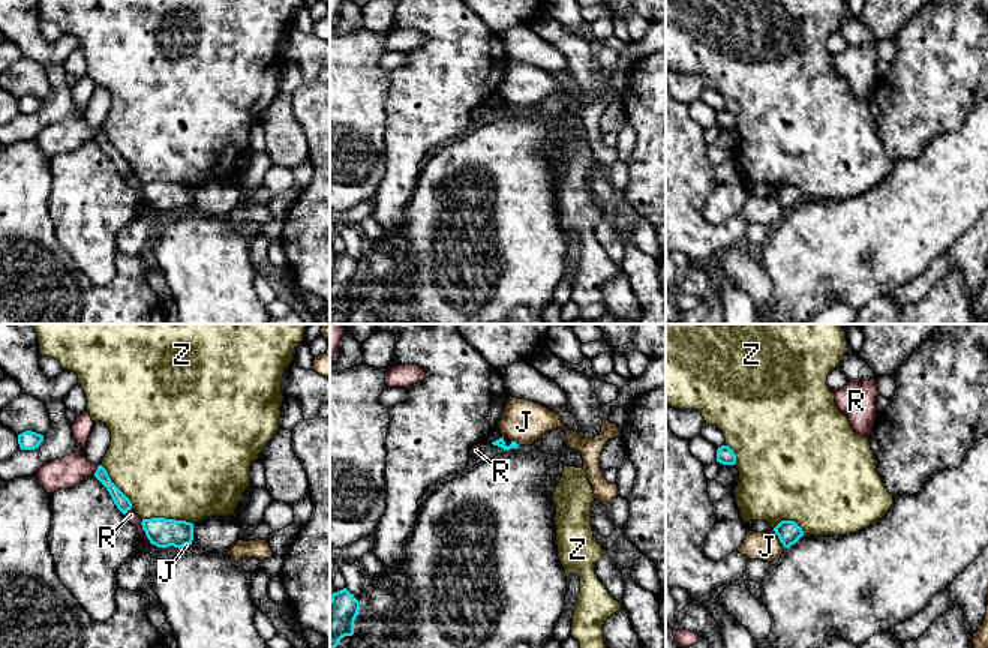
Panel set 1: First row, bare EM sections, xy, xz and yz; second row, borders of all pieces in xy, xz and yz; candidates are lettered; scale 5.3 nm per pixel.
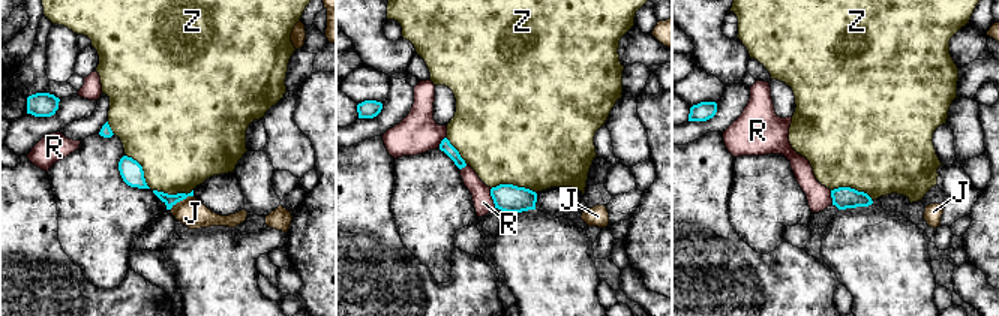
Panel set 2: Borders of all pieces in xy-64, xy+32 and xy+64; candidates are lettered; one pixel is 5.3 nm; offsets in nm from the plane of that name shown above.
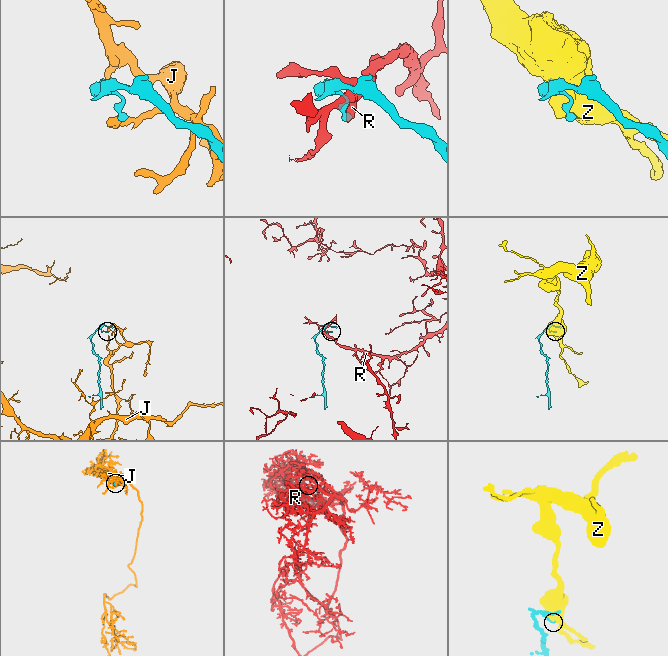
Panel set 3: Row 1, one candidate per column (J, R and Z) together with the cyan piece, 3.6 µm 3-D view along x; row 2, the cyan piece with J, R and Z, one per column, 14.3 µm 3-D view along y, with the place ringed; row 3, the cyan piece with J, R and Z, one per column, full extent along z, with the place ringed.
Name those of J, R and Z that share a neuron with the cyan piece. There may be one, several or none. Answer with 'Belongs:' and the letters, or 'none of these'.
Belongs: none of these

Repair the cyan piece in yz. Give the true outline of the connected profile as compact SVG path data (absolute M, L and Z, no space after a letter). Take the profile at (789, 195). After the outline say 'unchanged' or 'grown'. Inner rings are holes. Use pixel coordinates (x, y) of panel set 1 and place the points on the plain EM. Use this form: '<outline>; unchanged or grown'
M781 184L774 195L784 212L790 212L804 200L802 192L795 184Z; unchanged

